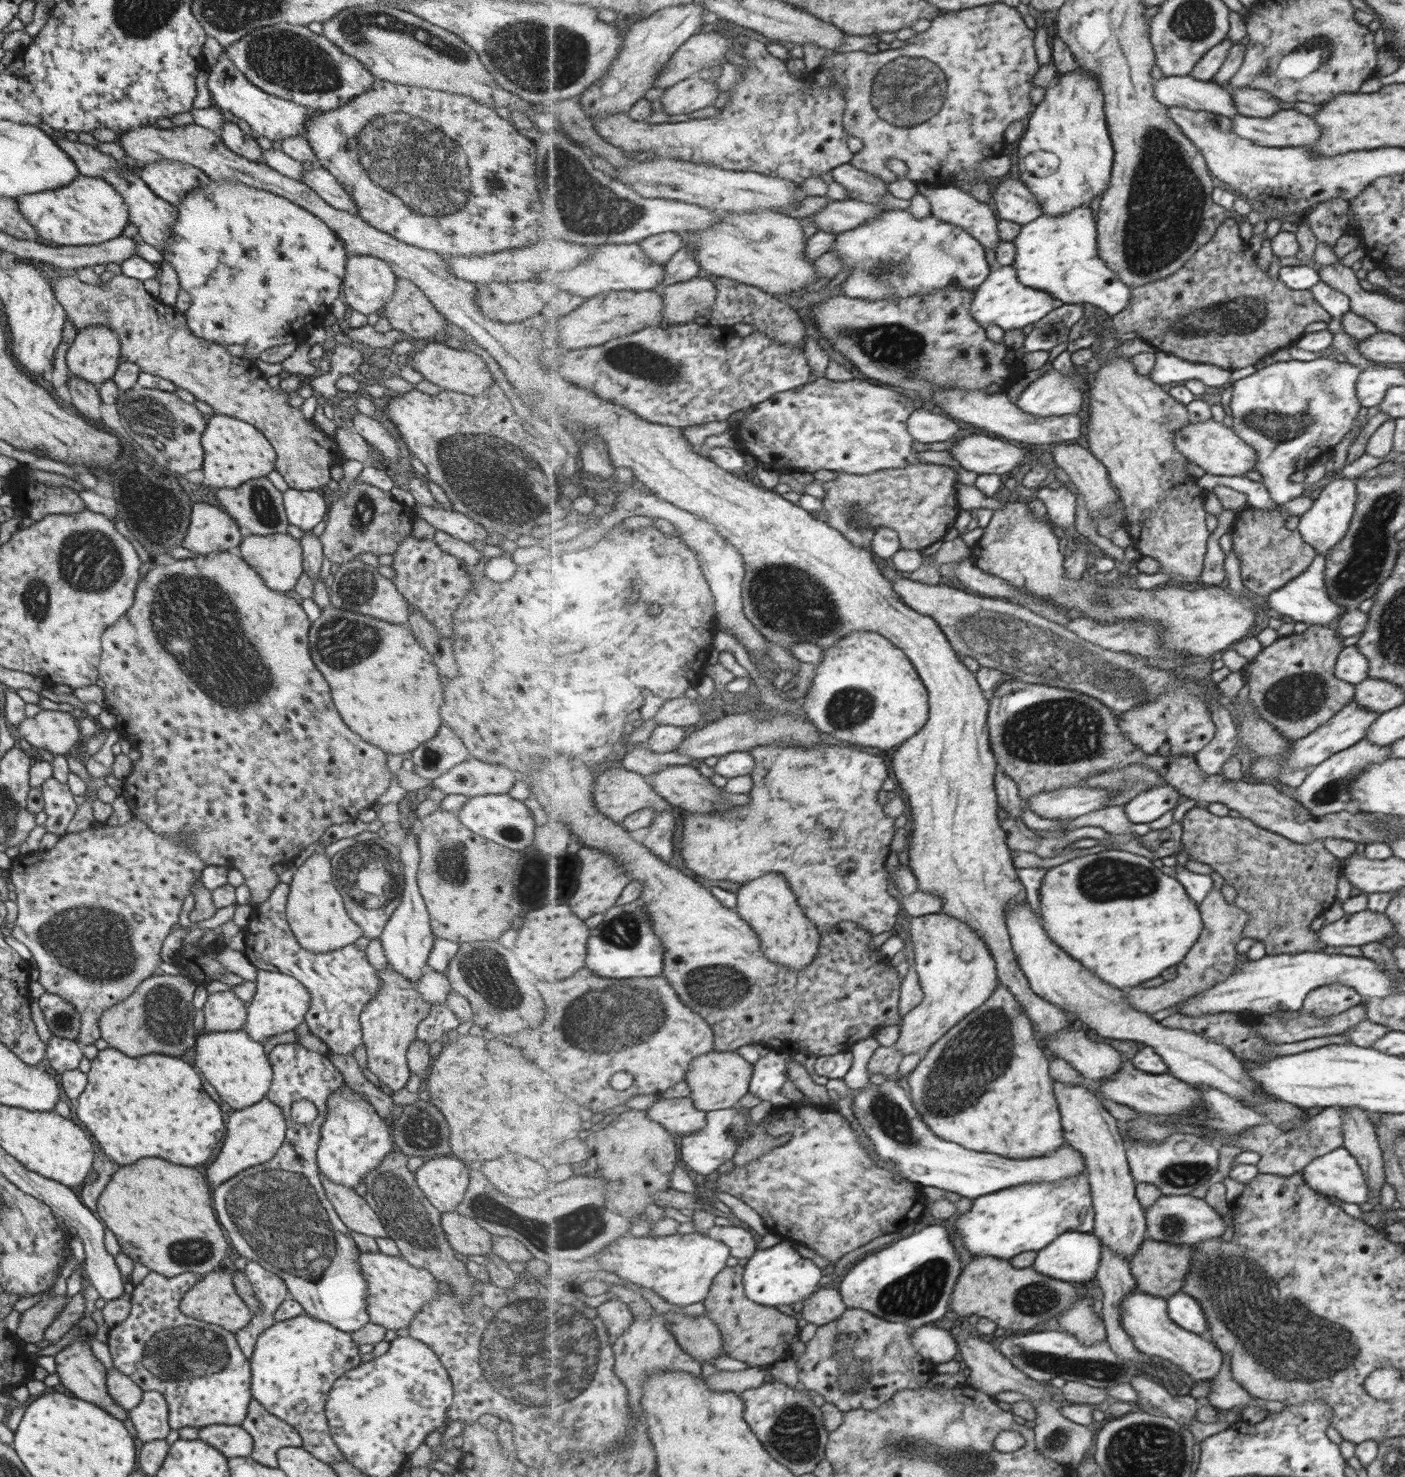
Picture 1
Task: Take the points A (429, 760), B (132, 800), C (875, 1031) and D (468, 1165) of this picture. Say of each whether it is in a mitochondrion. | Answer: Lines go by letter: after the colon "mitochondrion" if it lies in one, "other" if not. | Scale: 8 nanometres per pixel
A: mitochondrion
B: other
C: other
D: other

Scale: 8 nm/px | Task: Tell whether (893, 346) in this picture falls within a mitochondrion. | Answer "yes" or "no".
yes

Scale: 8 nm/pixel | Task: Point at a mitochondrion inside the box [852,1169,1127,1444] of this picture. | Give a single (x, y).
(917, 1293)

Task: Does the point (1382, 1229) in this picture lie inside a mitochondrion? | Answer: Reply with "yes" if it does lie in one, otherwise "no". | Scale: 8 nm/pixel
no

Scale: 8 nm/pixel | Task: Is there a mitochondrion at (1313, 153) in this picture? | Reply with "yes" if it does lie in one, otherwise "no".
no

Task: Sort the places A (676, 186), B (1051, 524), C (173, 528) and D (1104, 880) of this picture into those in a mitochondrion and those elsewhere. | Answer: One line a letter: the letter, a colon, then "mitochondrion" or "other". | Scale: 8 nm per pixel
A: mitochondrion
B: other
C: other
D: mitochondrion

